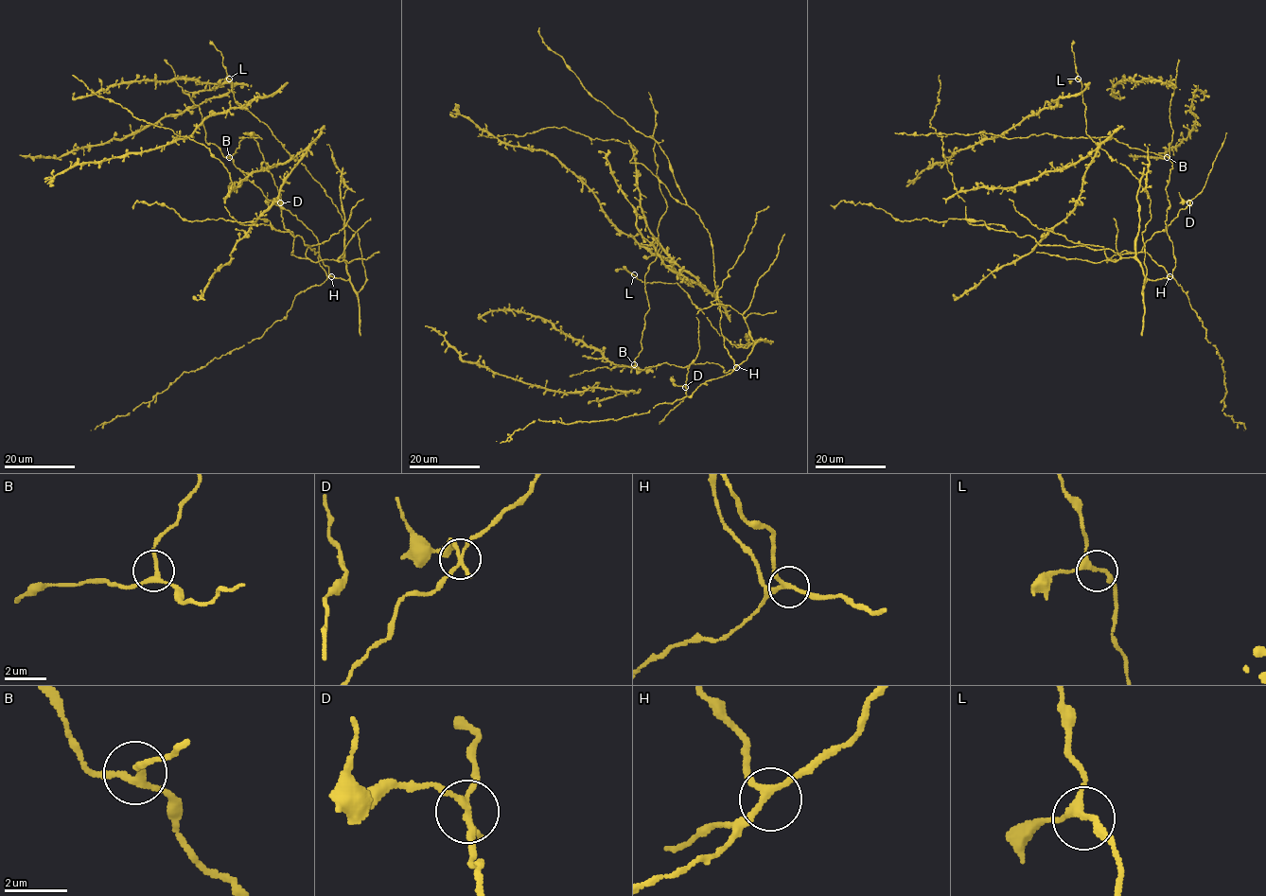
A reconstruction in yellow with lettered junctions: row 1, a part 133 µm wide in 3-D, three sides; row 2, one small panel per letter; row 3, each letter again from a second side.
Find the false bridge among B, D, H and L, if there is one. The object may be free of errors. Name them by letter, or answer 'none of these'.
D

